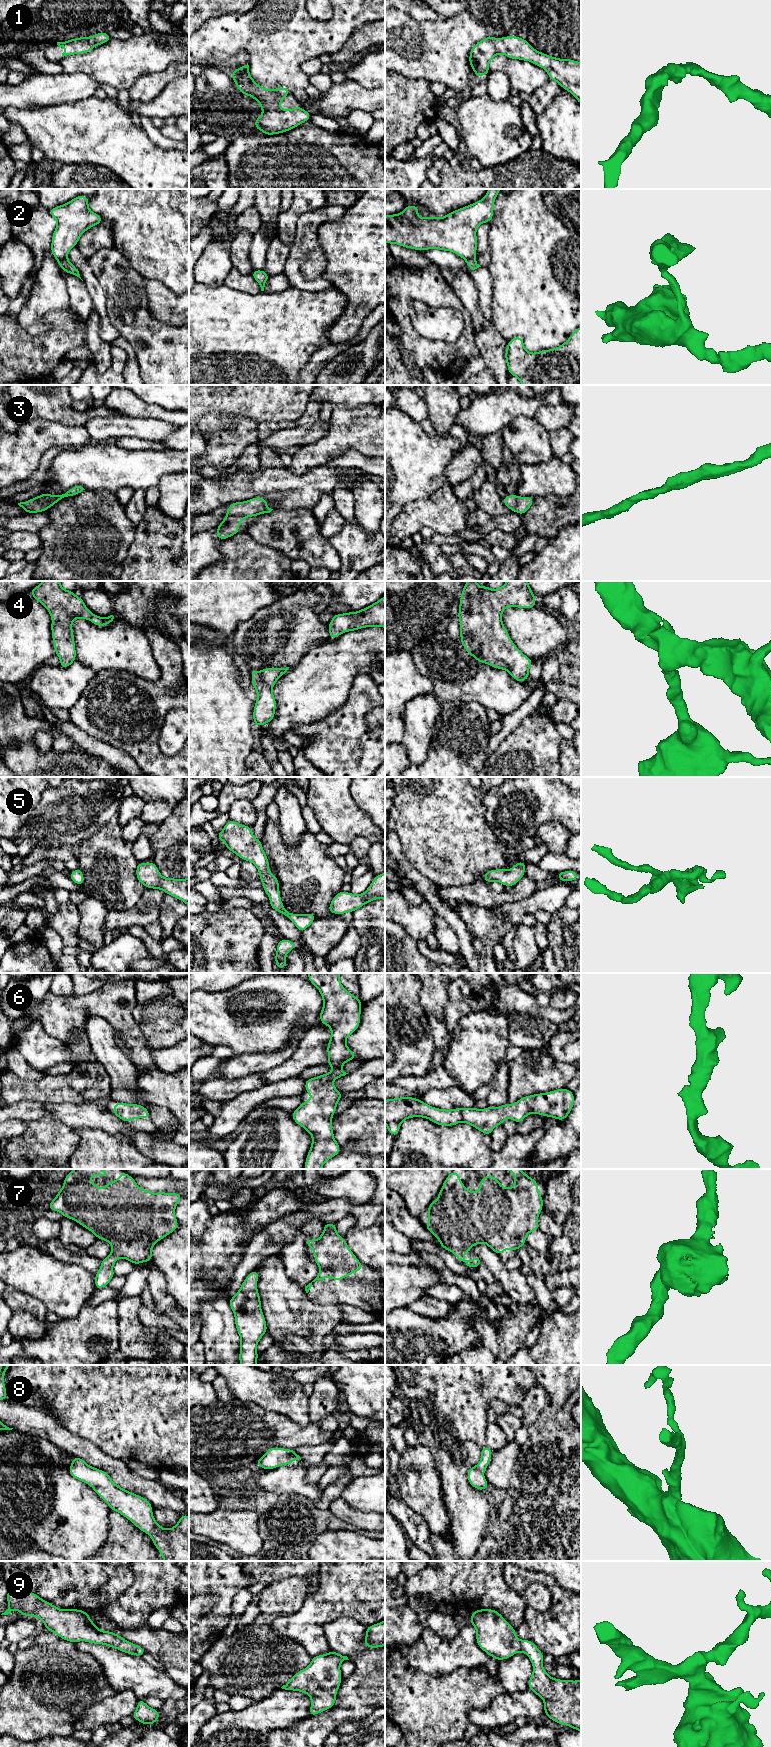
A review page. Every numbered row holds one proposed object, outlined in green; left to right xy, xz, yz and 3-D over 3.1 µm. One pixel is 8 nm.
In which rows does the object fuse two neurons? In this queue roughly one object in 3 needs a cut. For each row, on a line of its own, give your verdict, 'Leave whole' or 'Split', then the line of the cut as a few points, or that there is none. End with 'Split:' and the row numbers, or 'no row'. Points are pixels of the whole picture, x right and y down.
1: Leave whole. No split
2: Split. Split along xy (66, 256), (57, 260)
3: Leave whole. No split
4: Leave whole. No split
5: Leave whole. No split
6: Leave whole. No split
7: Leave whole. No split
8: Leave whole. No split
9: Leave whole. No split
Split: 2

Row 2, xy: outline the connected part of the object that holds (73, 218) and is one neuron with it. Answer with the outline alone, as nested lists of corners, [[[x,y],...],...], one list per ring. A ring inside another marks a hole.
[[[80,195],[49,209],[57,223],[51,241],[51,253],[57,260],[67,257],[85,231],[103,222],[100,215],[89,209],[88,203],[89,198]]]

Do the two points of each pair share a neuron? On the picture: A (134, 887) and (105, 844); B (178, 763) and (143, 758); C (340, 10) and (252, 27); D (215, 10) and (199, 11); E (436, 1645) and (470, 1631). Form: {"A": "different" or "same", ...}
{"A": "same", "B": "same", "C": "same", "D": "same", "E": "same"}

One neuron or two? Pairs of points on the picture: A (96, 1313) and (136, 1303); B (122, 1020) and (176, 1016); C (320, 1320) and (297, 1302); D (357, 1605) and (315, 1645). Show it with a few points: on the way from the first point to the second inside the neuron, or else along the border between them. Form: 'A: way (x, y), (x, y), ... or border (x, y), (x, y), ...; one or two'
A: border (116, 1300), (118, 1332); two
B: border (137, 1003), (132, 1011), (132, 1016), (146, 1040); two
C: way (314, 1319), (303, 1308); one
D: way (342, 1605), (336, 1605), (318, 1623), (315, 1630); one

